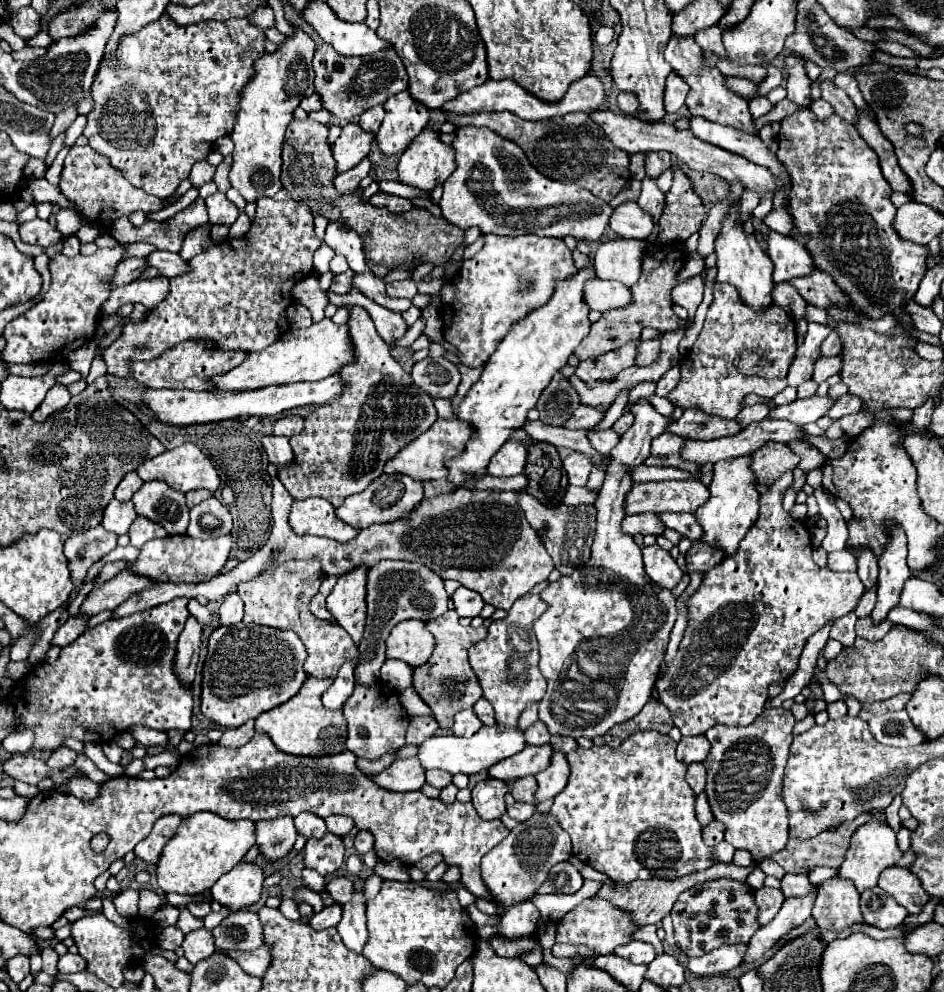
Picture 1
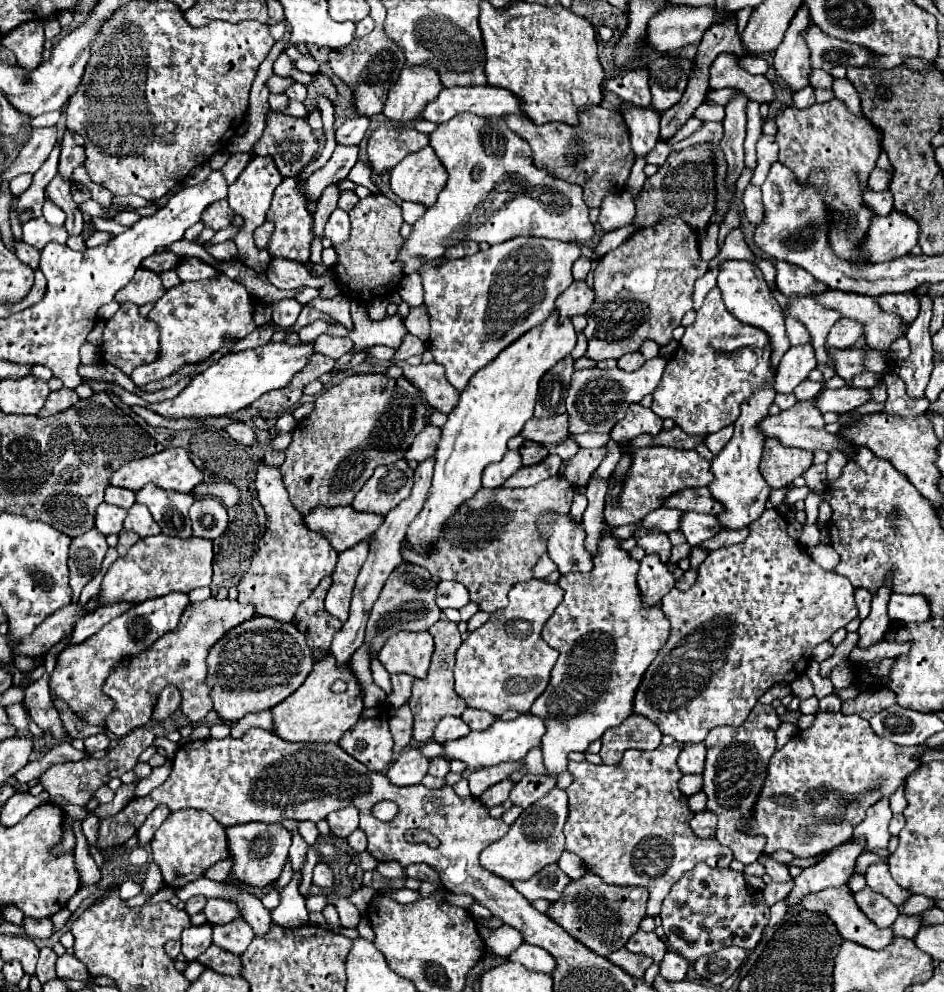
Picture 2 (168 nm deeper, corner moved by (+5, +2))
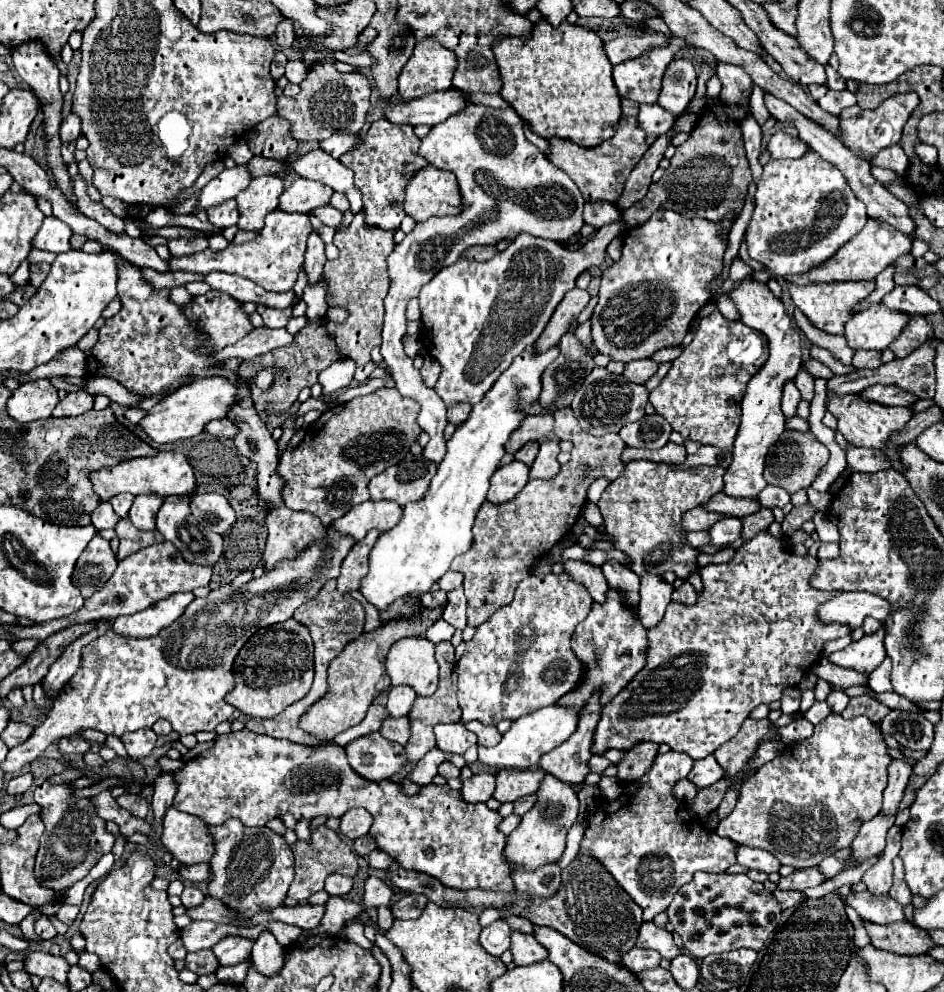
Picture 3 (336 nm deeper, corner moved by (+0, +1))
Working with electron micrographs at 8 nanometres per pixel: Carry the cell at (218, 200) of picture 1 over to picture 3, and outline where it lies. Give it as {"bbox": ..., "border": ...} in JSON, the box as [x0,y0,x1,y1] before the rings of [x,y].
{"bbox":[207,200,239,228],"border":[[[227,200],[227,202],[223,202],[219,206],[213,206],[211,210],[207,210],[207,216],[209,216],[209,222],[213,226],[217,226],[217,228],[233,226],[239,220],[237,204],[235,204],[235,200]]]}

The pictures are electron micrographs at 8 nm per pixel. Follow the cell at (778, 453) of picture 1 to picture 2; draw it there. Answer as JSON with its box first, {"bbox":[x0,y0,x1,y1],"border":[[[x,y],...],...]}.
{"bbox":[760,437,814,489],"border":[[[768,437],[764,445],[764,455],[760,461],[760,473],[772,489],[782,489],[782,487],[788,487],[796,477],[800,477],[812,463],[814,463],[814,453],[806,453],[804,449],[784,447],[780,441]]]}

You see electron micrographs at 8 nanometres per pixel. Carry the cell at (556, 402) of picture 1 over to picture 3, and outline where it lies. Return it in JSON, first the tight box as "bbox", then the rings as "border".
{"bbox":[539,332,595,410],"border":[[[571,332],[561,338],[559,350],[561,354],[543,372],[543,392],[539,398],[541,406],[555,406],[555,410],[571,406],[575,390],[579,390],[587,374],[595,368],[593,356],[585,352]]]}

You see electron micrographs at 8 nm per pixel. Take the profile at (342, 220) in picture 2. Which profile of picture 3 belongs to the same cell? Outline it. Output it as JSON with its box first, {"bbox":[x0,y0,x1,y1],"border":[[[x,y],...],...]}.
{"bbox":[313,206,343,230],"border":[[[321,206],[321,208],[315,208],[313,214],[315,214],[325,226],[329,226],[329,228],[333,228],[333,230],[337,230],[337,228],[341,226],[341,220],[343,220],[343,212],[335,210],[333,206]]]}

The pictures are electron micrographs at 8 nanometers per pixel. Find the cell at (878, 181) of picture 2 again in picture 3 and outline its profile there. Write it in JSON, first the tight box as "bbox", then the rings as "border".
{"bbox":[871,144,909,176],"border":[[[899,144],[895,146],[889,146],[885,150],[881,150],[873,160],[871,160],[873,166],[879,166],[879,168],[891,168],[895,172],[899,172],[901,176],[907,174],[907,166],[909,166],[909,160],[905,156],[903,150],[899,150]]]}

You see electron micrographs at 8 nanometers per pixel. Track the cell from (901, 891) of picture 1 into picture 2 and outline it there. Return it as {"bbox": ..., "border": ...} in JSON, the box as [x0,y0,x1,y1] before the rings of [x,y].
{"bbox":[864,861,910,905],"border":[[[878,861],[878,863],[870,865],[864,877],[866,877],[866,885],[870,889],[874,889],[876,893],[888,897],[894,905],[902,905],[910,897],[902,887],[898,887],[894,883],[894,879],[892,879],[892,875],[888,871],[888,863],[886,861]]]}

